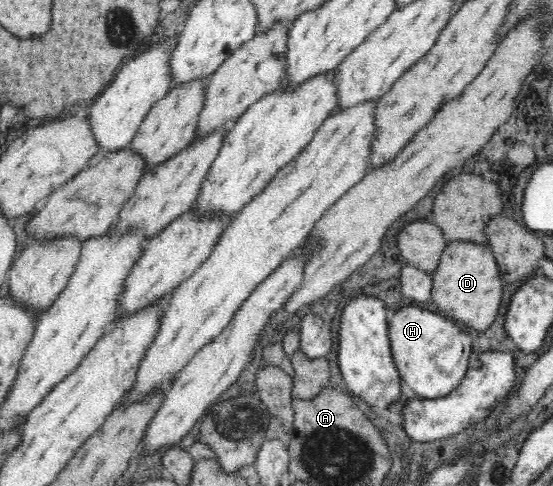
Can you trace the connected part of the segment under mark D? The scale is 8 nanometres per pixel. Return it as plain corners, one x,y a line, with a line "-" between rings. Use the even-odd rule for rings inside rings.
457,240
444,247
435,271
432,271
431,299
435,307
457,323
465,323
477,331
485,331
497,317
501,307
500,271
487,243

